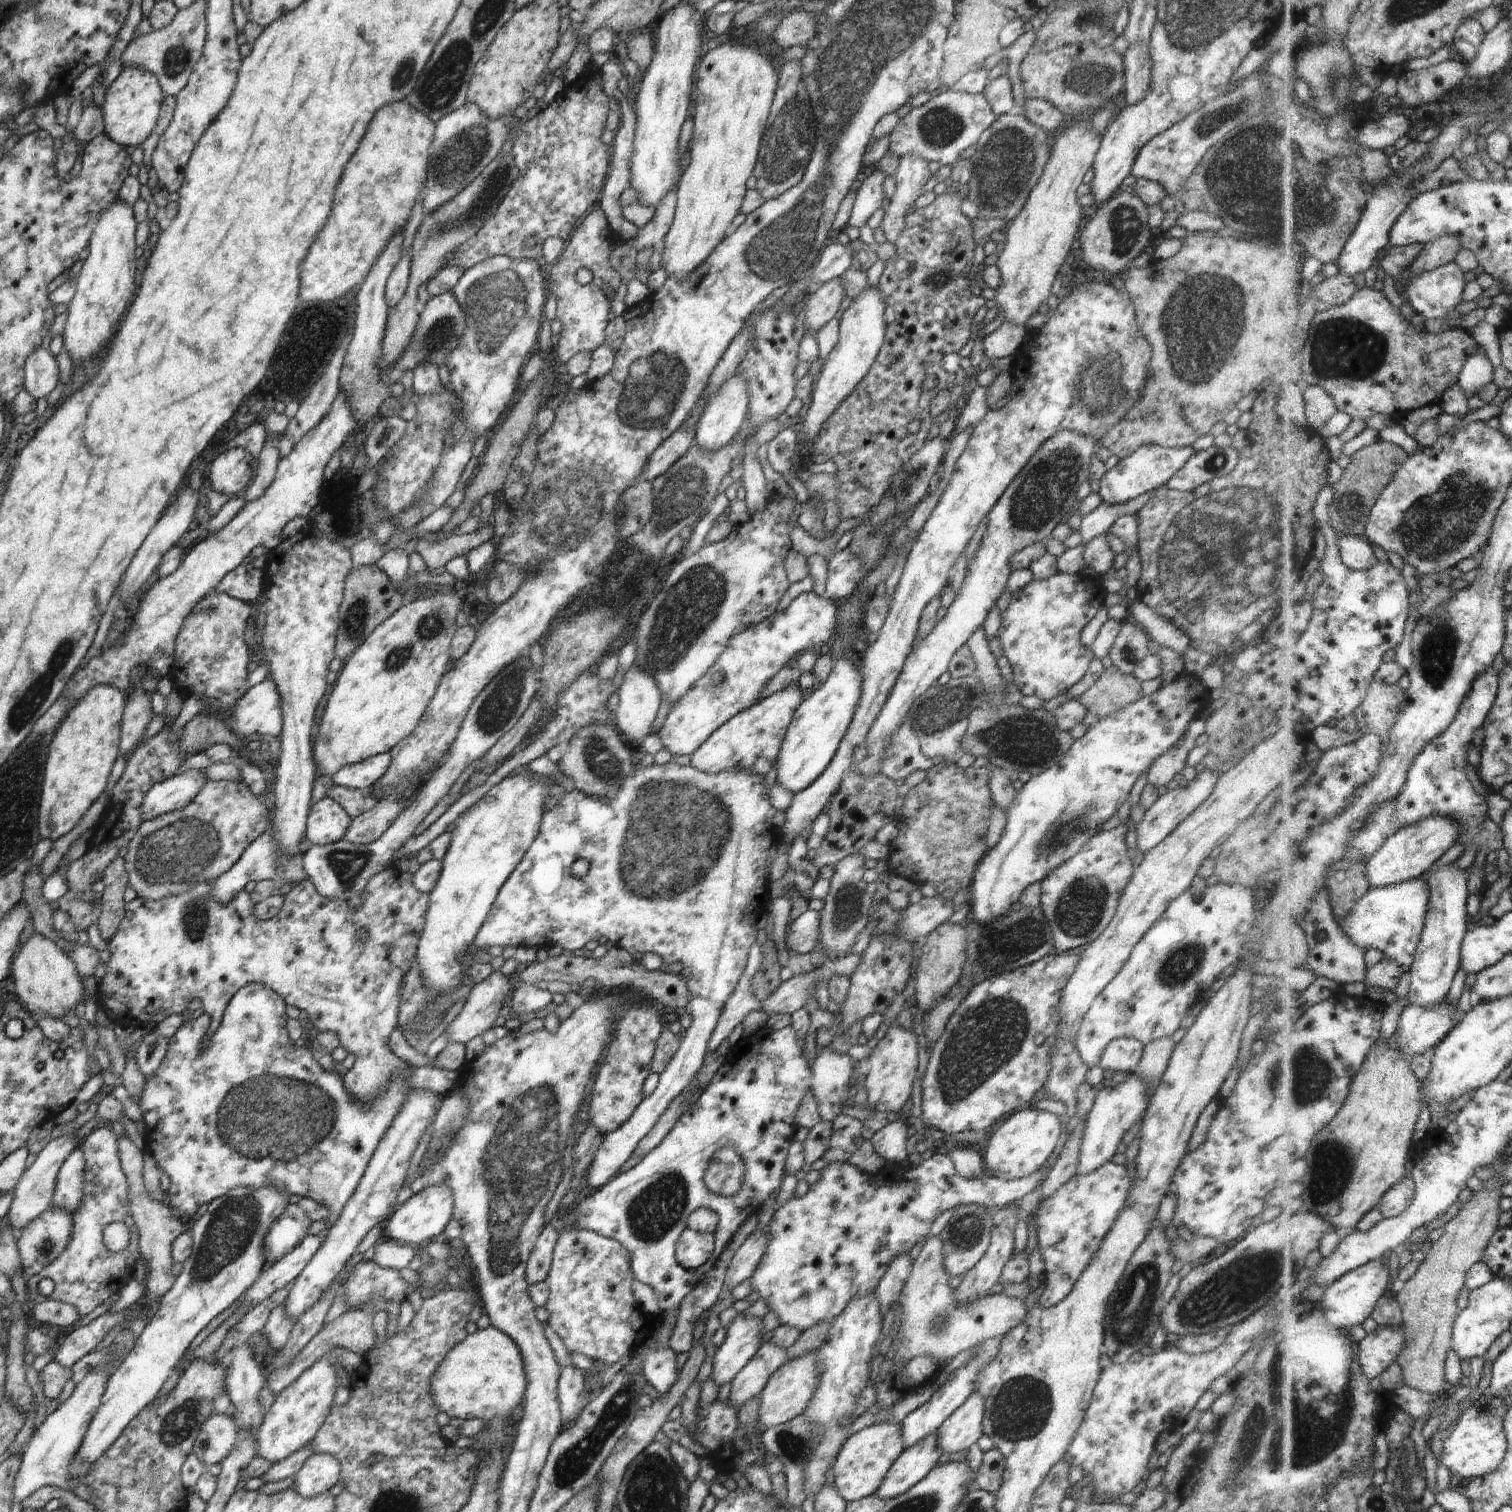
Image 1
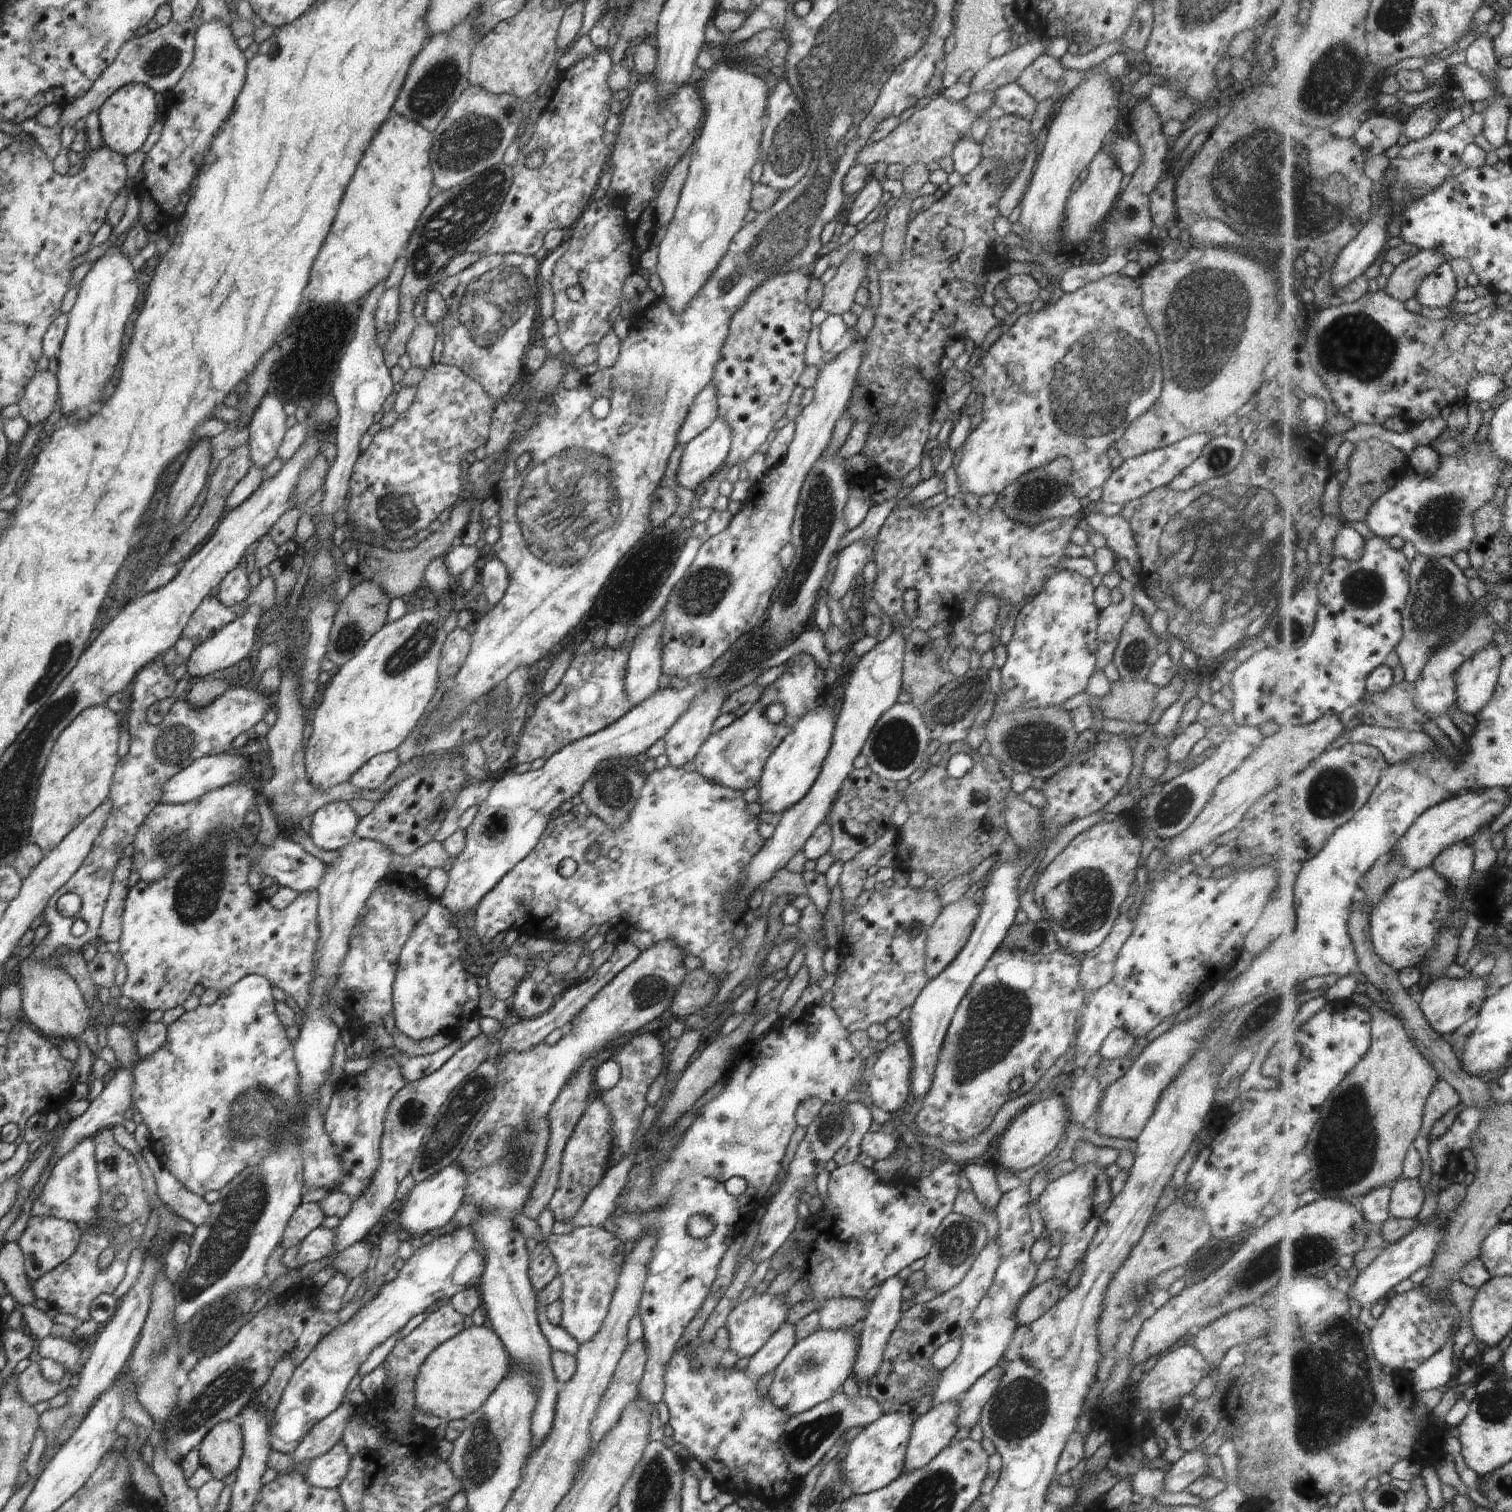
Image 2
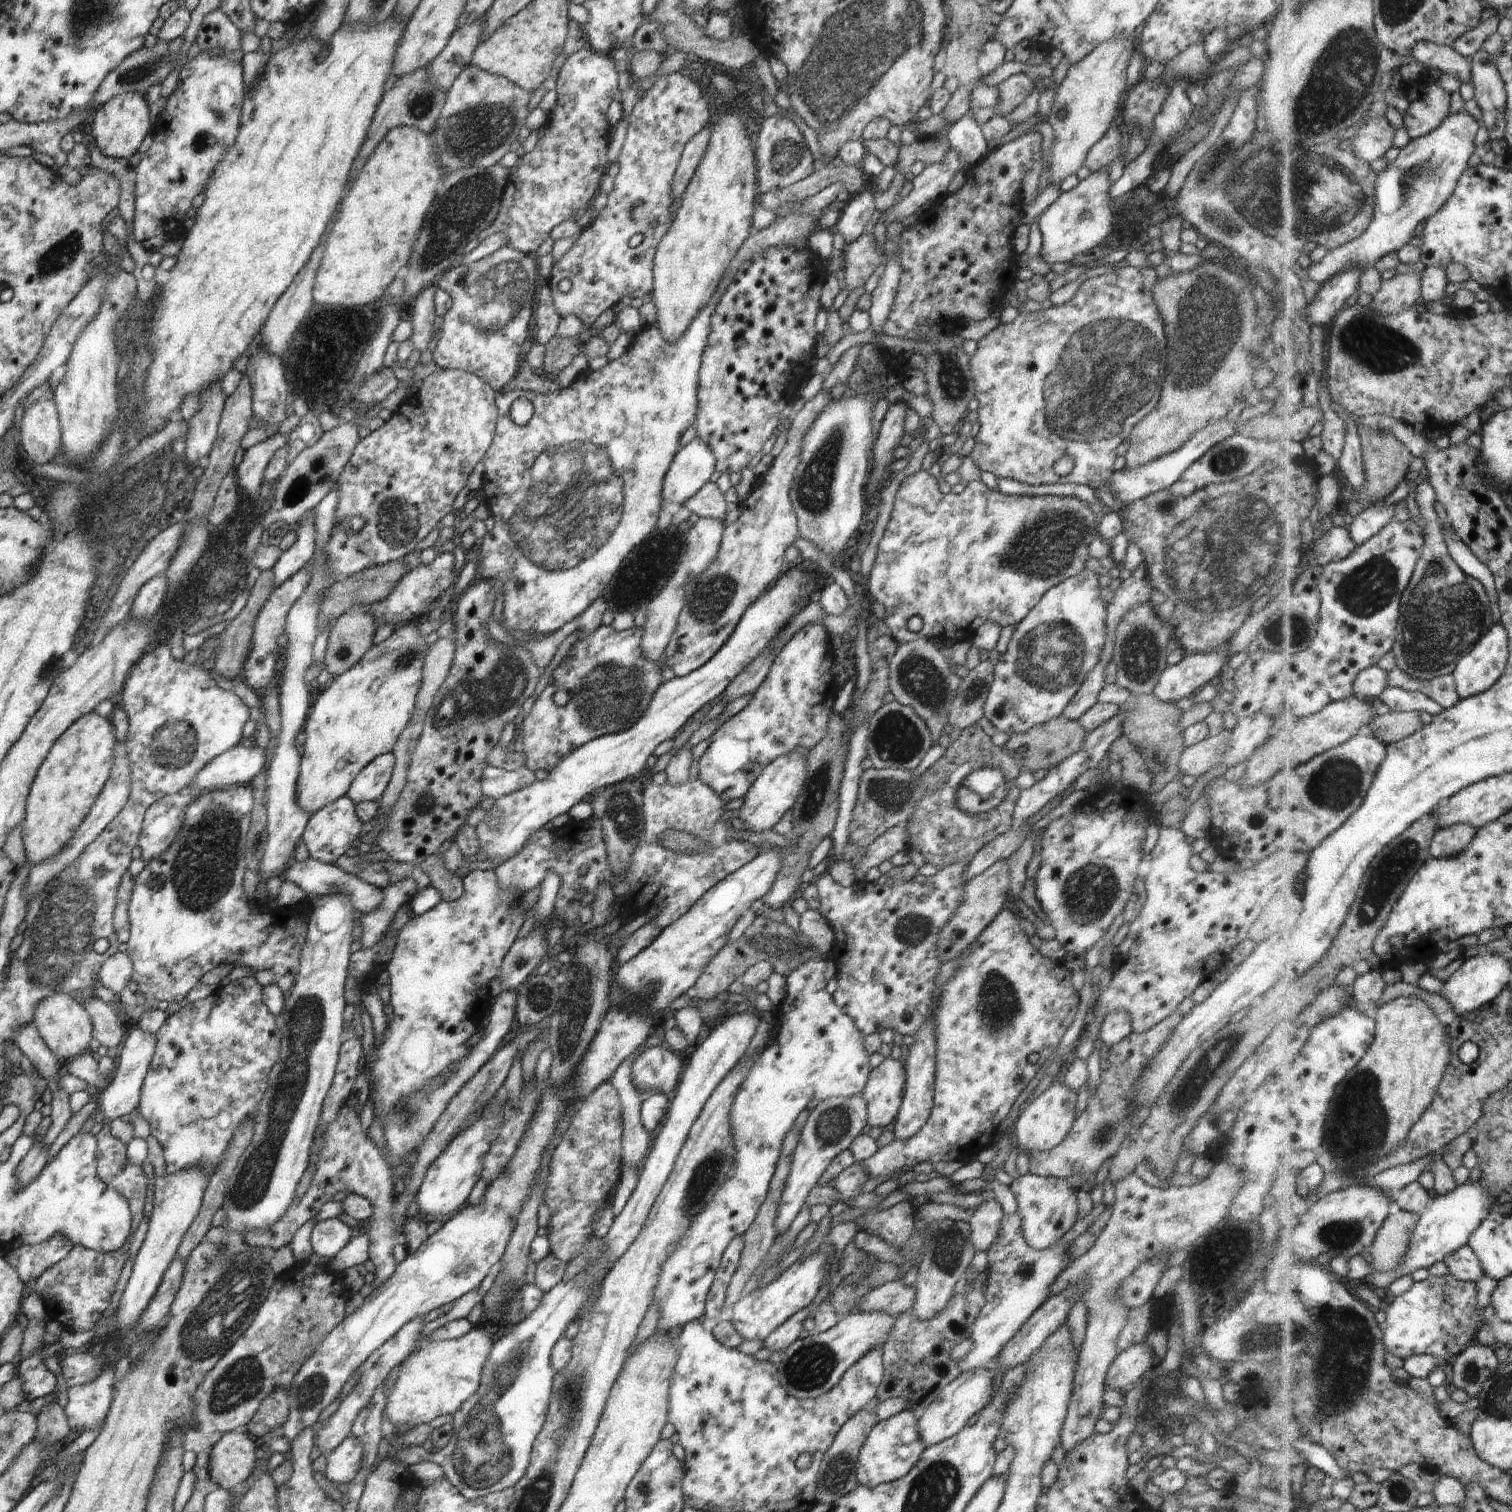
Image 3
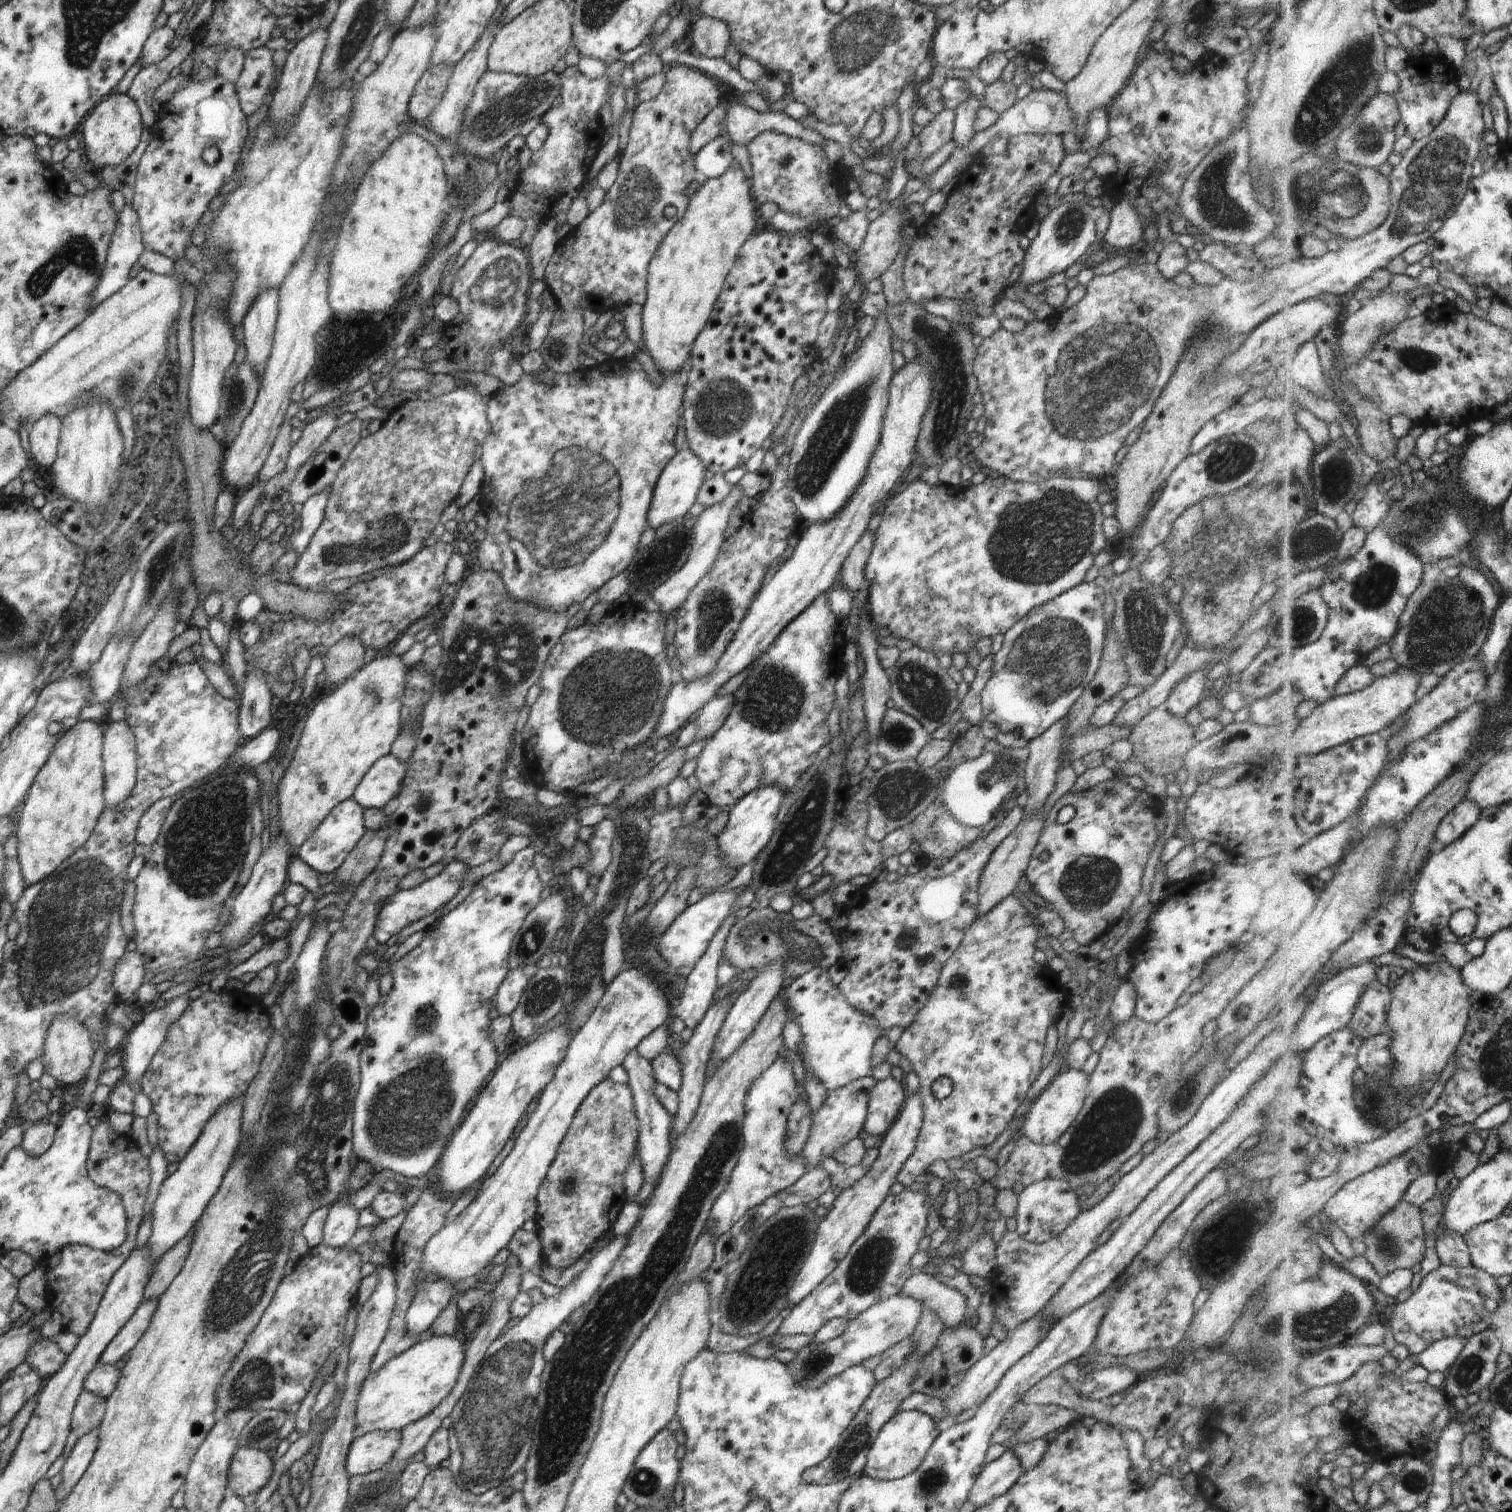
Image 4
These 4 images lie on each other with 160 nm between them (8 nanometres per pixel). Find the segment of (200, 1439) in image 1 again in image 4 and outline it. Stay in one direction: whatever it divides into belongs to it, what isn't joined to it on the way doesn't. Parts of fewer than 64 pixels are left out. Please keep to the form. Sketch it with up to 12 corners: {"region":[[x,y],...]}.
{"region":[[238,1446],[228,1466],[228,1493],[259,1492],[272,1474],[266,1452]]}

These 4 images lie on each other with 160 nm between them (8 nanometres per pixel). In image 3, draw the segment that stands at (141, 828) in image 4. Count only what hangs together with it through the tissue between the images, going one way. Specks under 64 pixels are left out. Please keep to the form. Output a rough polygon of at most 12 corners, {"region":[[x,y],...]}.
{"region":[[190,791],[148,808],[137,845],[146,864],[172,845]]}

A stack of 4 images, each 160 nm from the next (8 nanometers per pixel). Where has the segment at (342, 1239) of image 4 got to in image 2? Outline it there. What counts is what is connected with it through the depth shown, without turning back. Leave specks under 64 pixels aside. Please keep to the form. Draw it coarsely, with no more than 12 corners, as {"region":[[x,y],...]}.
{"region":[[334,1229],[302,1240],[291,1266],[301,1269],[334,1252]]}

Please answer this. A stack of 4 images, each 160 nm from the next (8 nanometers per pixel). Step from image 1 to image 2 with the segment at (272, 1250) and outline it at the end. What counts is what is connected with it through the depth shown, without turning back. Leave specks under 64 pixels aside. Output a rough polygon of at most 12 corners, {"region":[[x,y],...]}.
{"region":[[301,1203],[280,1246],[289,1250],[324,1221],[318,1203]]}

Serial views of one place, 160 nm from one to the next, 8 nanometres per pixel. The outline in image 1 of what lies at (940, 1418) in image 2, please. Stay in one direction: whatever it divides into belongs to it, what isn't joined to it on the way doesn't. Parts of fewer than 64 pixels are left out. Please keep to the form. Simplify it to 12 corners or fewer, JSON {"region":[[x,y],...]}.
{"region":[[934,1434],[904,1450],[874,1496],[892,1500],[930,1474],[940,1456]]}

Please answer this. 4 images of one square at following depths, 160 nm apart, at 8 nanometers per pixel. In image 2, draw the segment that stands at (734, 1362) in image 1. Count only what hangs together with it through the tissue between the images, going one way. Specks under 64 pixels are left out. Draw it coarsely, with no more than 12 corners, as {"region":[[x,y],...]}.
{"region":[[785,1294],[753,1295],[725,1327],[739,1360],[755,1356],[785,1324]]}

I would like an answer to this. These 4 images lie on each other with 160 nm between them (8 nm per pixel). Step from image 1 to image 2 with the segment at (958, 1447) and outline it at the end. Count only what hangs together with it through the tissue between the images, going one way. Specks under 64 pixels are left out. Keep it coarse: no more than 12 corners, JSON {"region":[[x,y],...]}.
{"region":[[994,1366],[958,1402],[957,1430],[977,1430],[1004,1368]]}

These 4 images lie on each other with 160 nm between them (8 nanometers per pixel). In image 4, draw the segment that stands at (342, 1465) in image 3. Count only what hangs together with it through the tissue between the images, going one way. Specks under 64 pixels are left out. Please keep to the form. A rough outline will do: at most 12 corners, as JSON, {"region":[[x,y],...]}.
{"region":[[400,1430],[355,1437],[346,1454],[353,1477],[384,1469]]}

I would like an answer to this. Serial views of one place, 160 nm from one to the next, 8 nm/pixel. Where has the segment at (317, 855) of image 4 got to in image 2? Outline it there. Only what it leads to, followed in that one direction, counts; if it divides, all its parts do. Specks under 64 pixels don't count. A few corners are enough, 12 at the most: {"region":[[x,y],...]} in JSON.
{"region":[[344,801],[316,810],[309,838],[338,851],[355,838],[359,819]]}

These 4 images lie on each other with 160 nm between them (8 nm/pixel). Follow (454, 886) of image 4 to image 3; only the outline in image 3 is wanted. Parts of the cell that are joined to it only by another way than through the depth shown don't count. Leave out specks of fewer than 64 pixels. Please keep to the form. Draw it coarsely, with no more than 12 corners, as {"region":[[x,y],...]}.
{"region":[[291,861],[282,878],[307,895],[350,897],[355,910],[374,912],[381,888],[337,864]]}

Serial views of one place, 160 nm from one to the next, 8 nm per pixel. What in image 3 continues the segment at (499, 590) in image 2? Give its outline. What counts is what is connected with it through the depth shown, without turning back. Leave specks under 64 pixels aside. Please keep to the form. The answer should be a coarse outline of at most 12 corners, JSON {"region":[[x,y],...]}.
{"region":[[457,598],[452,666],[376,849],[421,866],[485,798],[542,671]]}

